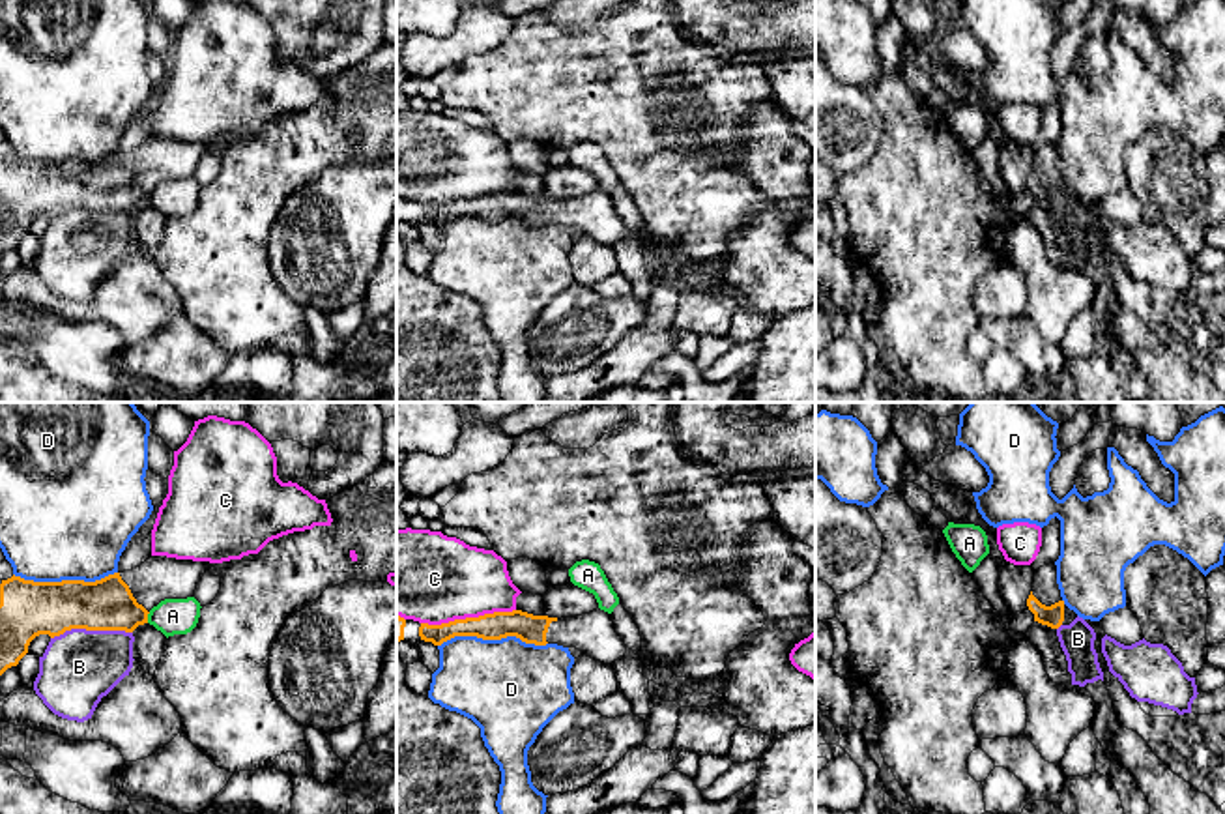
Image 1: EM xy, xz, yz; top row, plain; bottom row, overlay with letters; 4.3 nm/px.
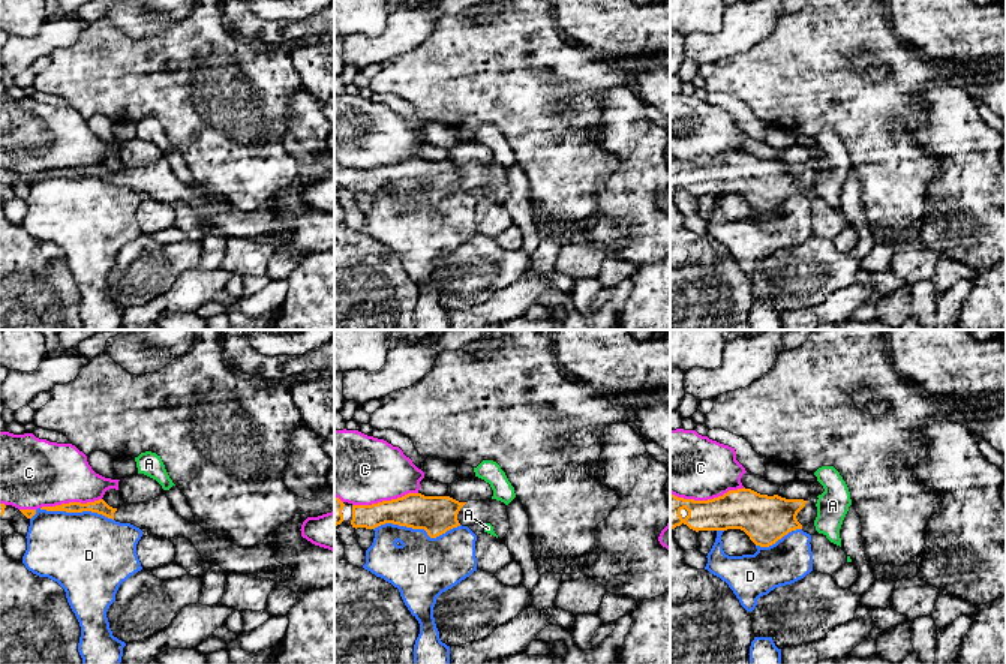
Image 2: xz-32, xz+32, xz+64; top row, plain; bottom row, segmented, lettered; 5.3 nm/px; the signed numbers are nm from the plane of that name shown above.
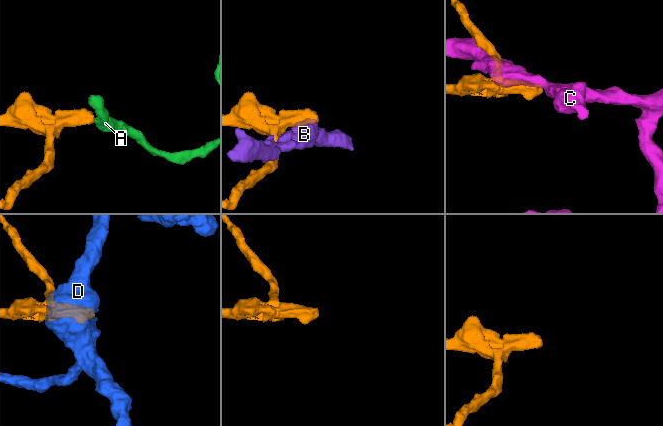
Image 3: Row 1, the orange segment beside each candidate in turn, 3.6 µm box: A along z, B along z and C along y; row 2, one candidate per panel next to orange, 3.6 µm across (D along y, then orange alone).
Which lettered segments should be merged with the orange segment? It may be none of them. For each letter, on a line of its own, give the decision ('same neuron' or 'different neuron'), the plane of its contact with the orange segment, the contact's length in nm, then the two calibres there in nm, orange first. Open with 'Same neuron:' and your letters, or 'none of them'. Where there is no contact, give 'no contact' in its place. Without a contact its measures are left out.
Same neuron: none of them
A: different neuron | xy | 50 nm | 220/160 nm
B: different neuron | xy | 360 nm | 220/320 nm
C: different neuron | xz | 420 nm | 120/380 nm
D: different neuron | xz | 480 nm | 130/420 nm

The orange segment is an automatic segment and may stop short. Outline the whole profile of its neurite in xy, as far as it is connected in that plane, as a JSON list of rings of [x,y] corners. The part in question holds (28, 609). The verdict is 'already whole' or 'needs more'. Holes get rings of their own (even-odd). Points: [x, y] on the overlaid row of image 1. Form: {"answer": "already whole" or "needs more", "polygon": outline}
{"answer": "needs more", "polygon": [[[151,556],[140,567],[95,582],[34,582],[11,576],[0,584],[0,676],[17,666],[39,634],[71,629],[133,632],[165,599],[187,599],[217,563]]]}

